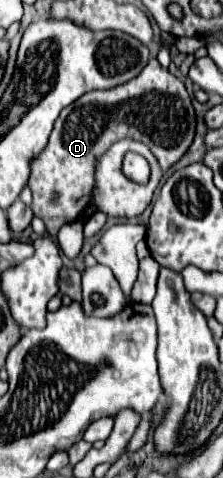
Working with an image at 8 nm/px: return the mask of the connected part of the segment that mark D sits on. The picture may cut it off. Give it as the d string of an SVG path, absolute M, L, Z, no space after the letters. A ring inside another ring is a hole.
M152 53L146 69L132 81L106 91L86 93L70 107L64 107L54 123L46 149L32 159L32 177L28 181L32 189L34 215L46 223L52 237L60 227L76 221L76 207L86 207L92 201L94 189L94 165L106 153L116 139L136 139L150 147L164 171L178 163L190 149L196 135L196 113L192 99L184 83L168 69L162 69ZM58 193L58 201L52 203L52 195Z

